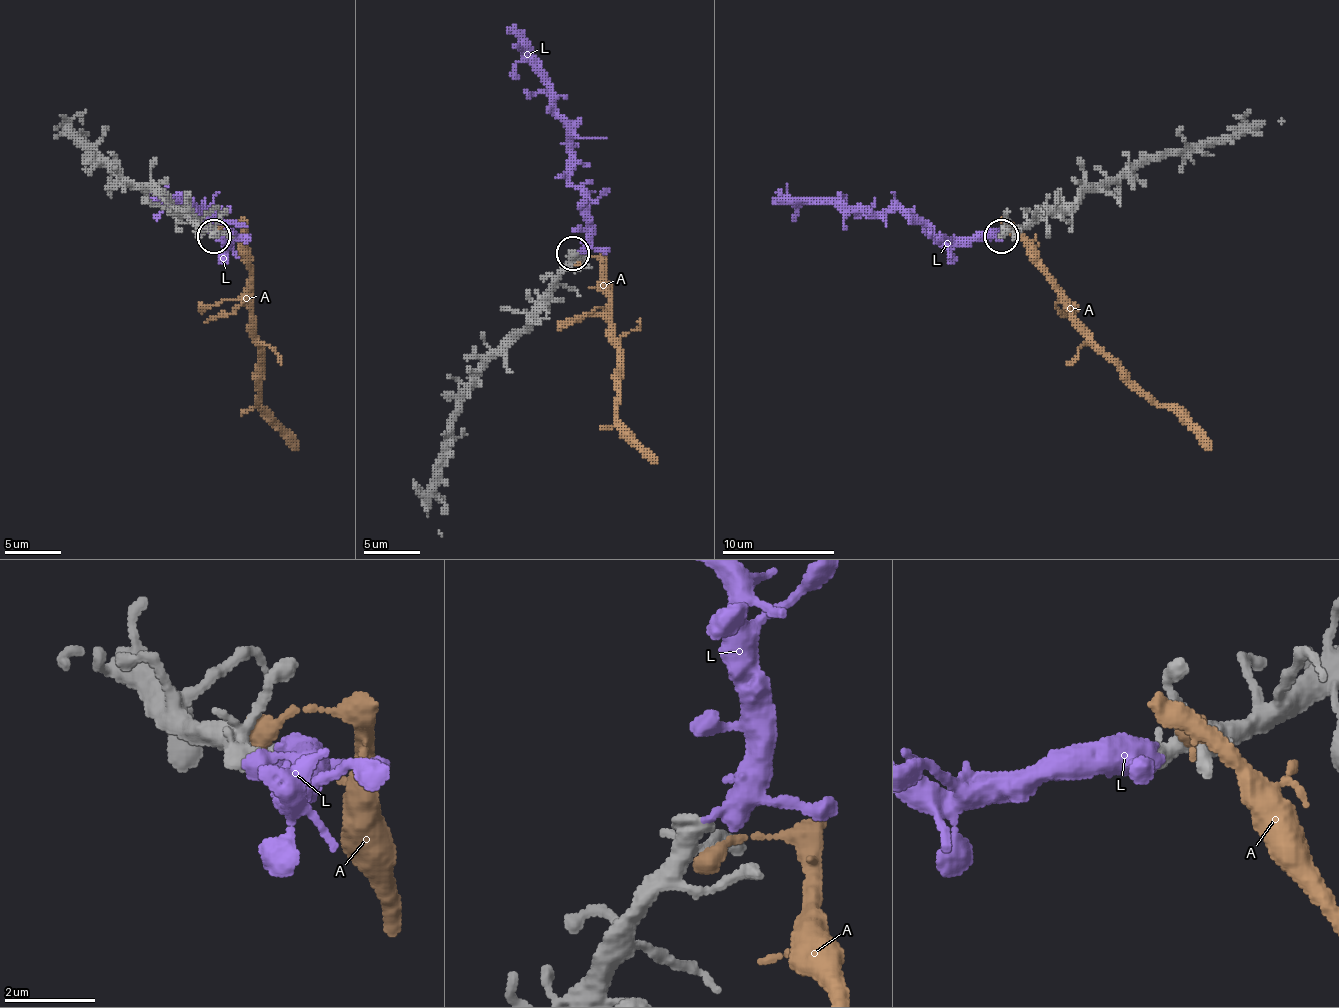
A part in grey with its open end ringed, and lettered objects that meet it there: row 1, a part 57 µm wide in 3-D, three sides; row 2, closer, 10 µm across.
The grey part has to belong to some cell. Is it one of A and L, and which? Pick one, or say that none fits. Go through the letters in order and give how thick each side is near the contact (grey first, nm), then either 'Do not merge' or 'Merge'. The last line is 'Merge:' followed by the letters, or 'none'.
A: Thickness 360 nm (grey) against 440 nm. Do not merge
L: Thickness 280 nm (grey) against 320 nm. Do not merge
Merge: none

